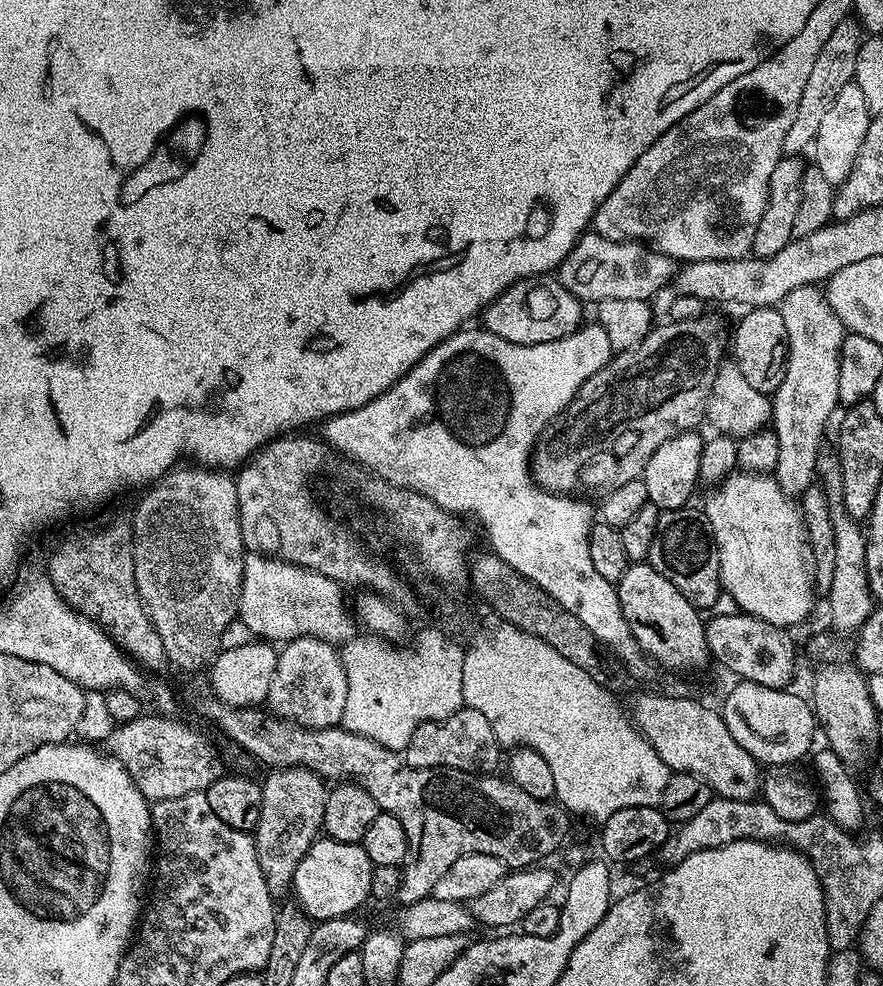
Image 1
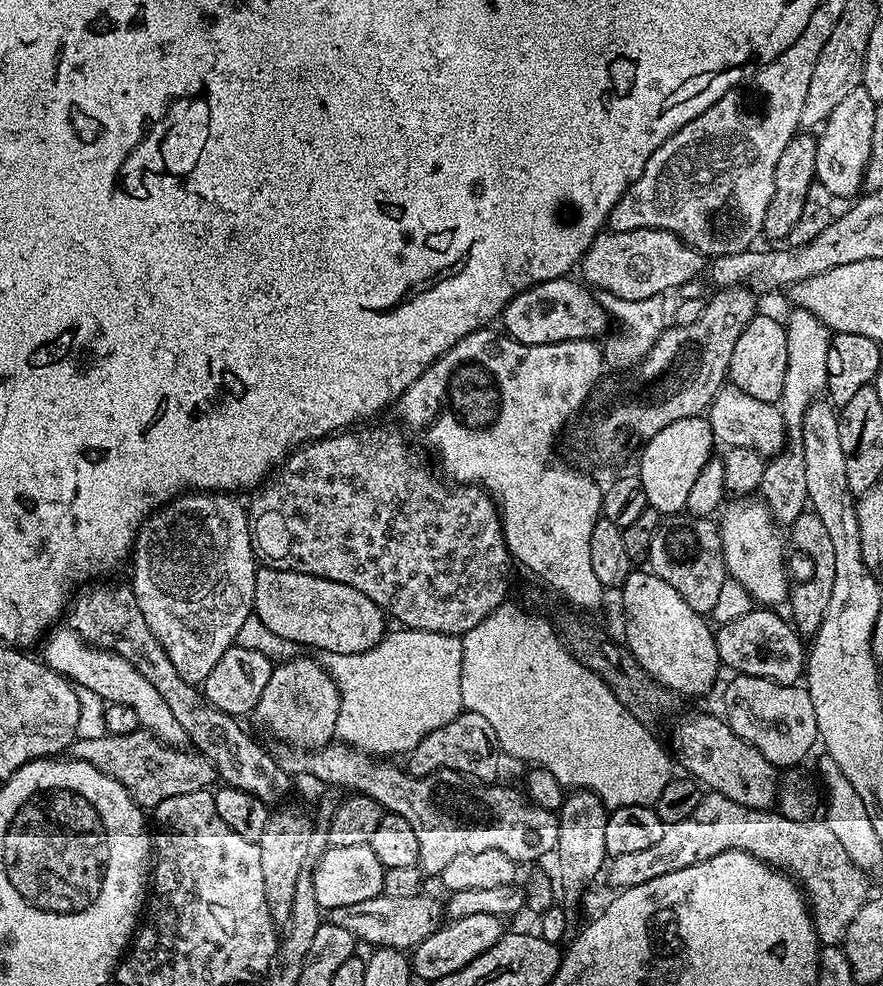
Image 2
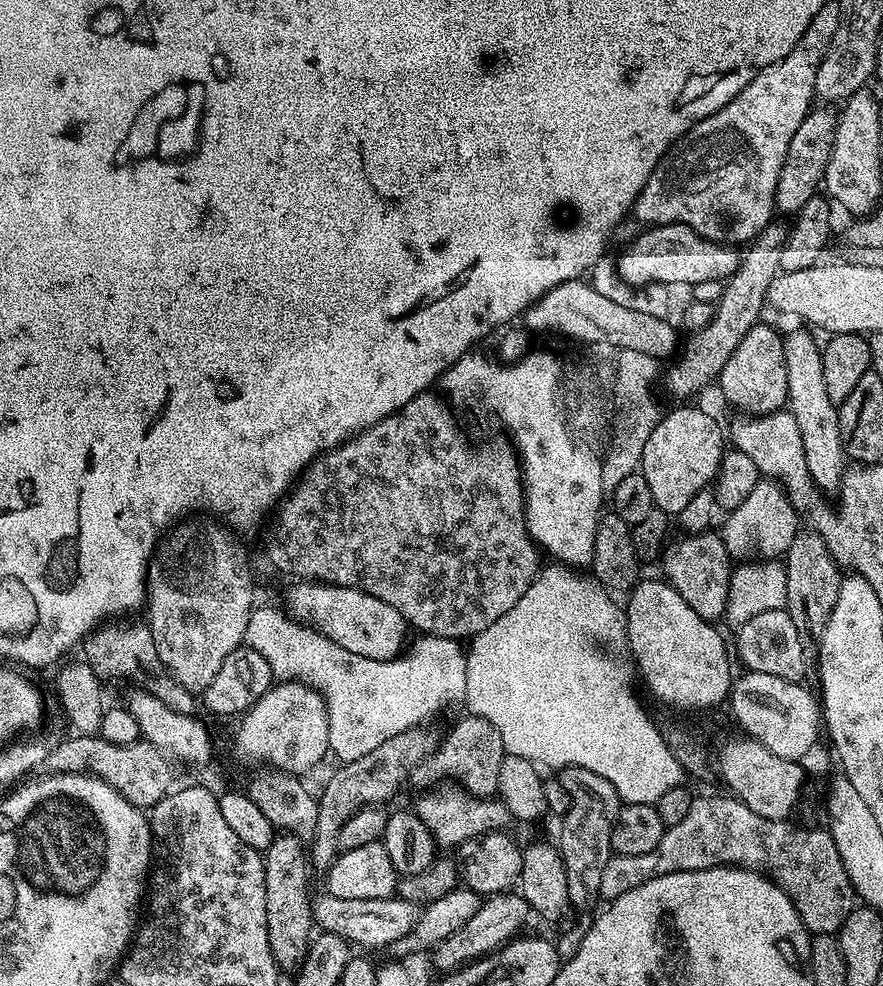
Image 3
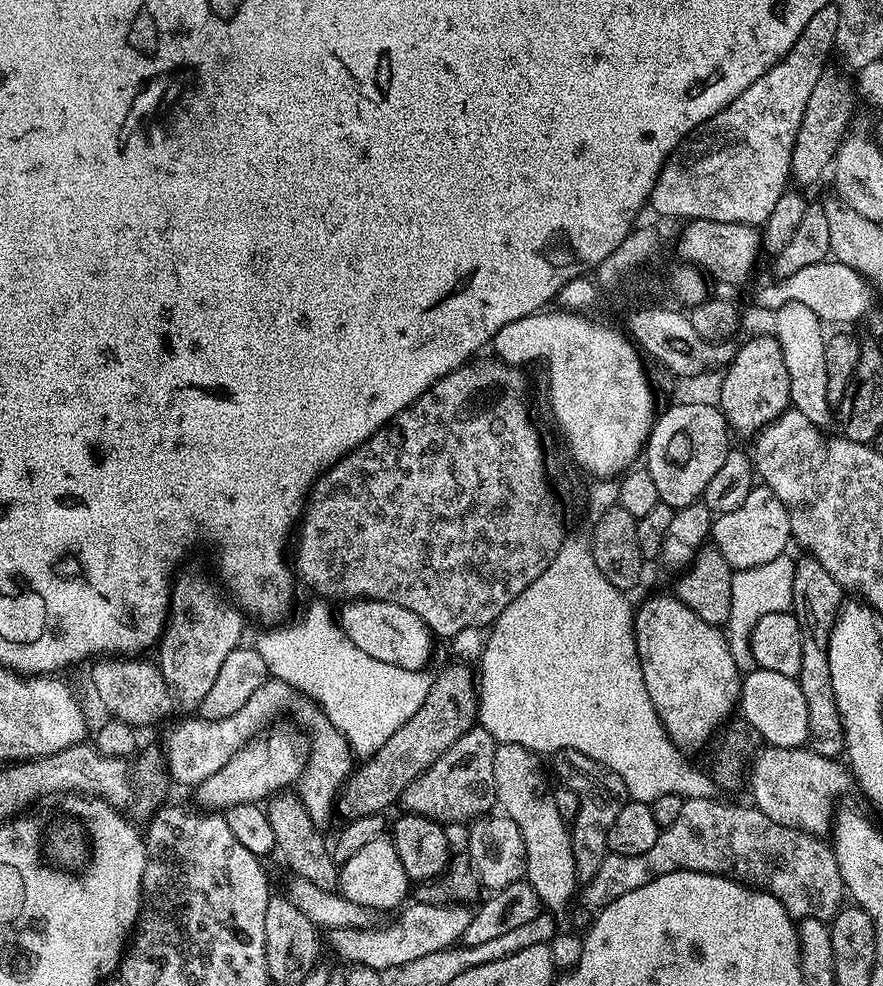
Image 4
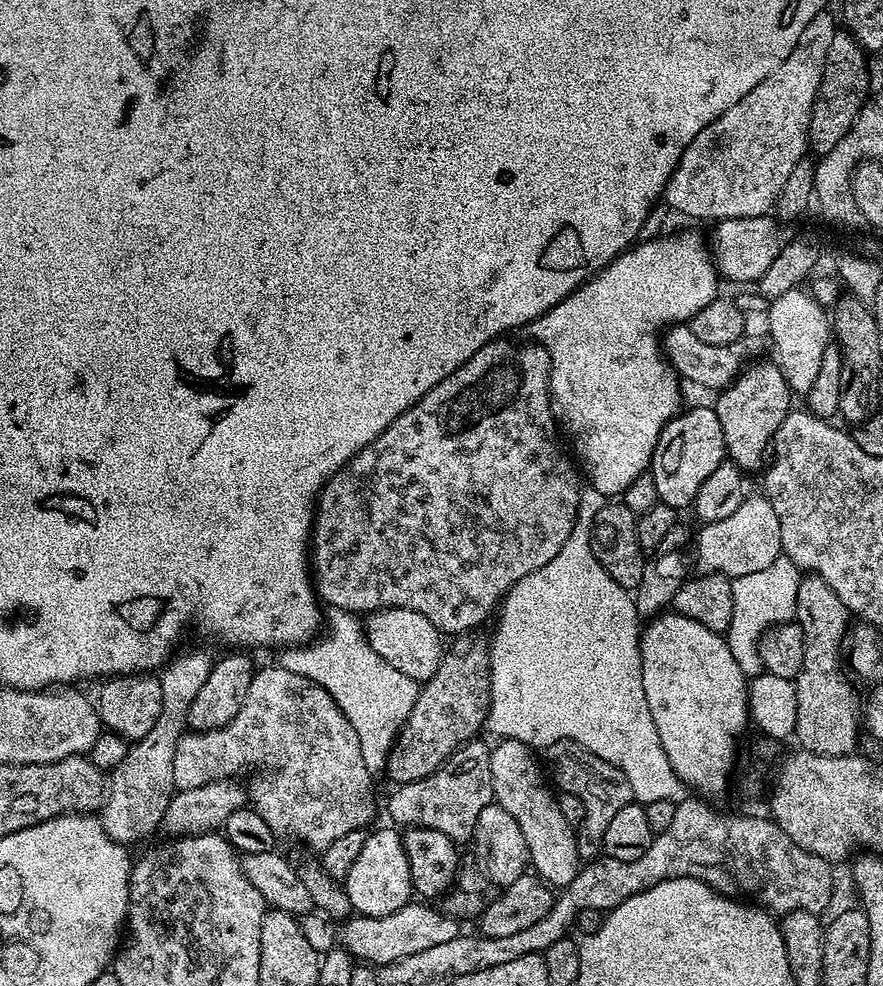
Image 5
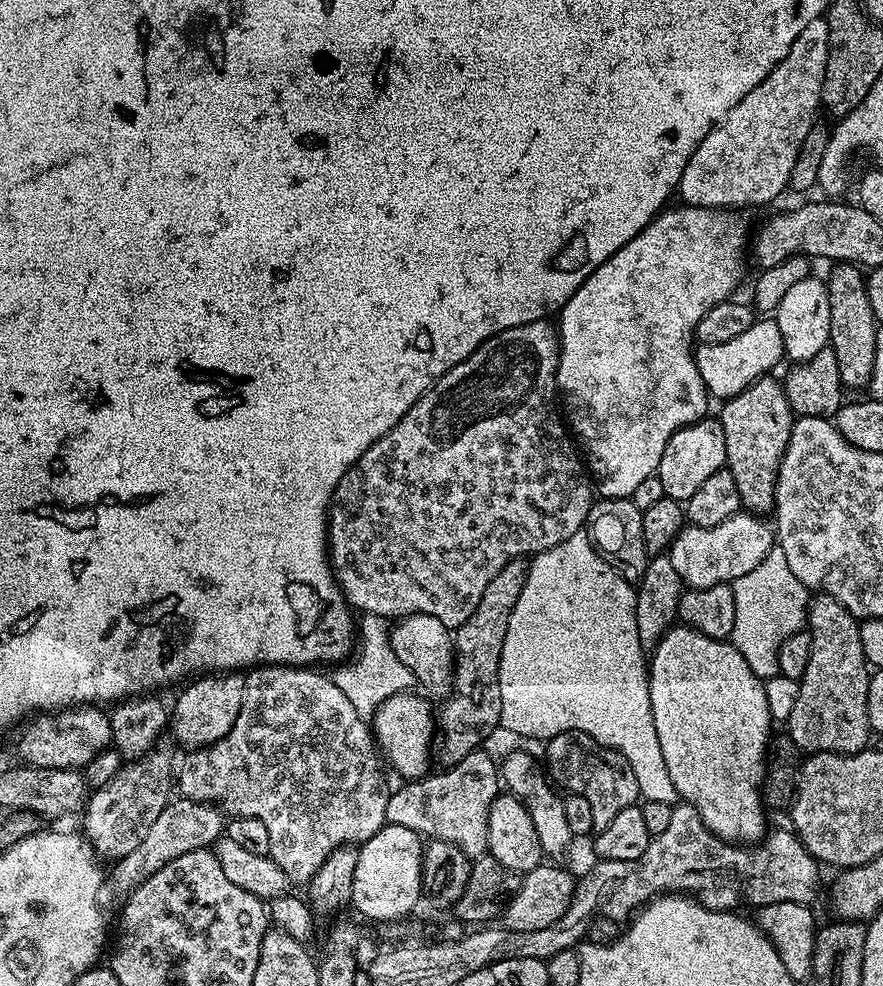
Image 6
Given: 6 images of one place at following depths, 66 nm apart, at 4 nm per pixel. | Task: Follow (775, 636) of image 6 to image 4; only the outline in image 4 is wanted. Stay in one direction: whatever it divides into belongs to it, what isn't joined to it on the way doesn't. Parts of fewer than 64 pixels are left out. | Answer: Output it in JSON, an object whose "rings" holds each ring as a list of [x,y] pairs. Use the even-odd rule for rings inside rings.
{"rings":[[[785,554],[774,558],[774,562],[766,562],[762,566],[753,568],[741,568],[732,573],[730,618],[726,625],[726,635],[730,654],[740,667],[741,673],[747,674],[756,668],[754,654],[750,650],[750,634],[754,630],[758,618],[766,618],[766,614],[787,612],[792,607],[796,560],[790,557],[791,555]]]}

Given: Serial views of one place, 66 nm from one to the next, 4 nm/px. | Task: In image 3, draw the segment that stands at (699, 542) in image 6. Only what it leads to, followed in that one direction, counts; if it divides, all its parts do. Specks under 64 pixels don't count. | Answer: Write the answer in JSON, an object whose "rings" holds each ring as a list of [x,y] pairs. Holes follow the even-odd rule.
{"rings":[[[761,478],[758,486],[750,490],[746,502],[731,509],[727,516],[728,521],[725,522],[724,528],[722,527],[722,535],[729,553],[736,558],[754,551],[756,547],[760,547],[764,558],[783,557],[794,542],[796,533],[802,528],[800,513],[792,505],[788,493],[772,478]]]}

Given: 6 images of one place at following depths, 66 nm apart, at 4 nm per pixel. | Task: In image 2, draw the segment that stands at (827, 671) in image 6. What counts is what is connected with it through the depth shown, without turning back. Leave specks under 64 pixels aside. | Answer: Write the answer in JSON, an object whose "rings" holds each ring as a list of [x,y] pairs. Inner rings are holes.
{"rings":[[[805,510],[799,518],[790,526],[790,544],[797,548],[806,559],[812,563],[812,569],[808,572],[808,577],[801,584],[793,583],[788,593],[786,601],[787,607],[792,607],[791,623],[794,625],[801,637],[811,638],[816,635],[816,631],[820,629],[822,618],[826,614],[826,605],[830,603],[830,593],[834,587],[834,545],[830,542],[830,534],[826,531],[826,525],[823,524],[822,518],[818,518],[815,512]]]}

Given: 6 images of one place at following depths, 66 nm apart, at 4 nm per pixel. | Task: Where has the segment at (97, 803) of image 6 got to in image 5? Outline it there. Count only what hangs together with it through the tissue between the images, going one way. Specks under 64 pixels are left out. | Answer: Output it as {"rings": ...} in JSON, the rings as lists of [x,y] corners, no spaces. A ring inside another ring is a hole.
{"rings":[[[184,652],[181,656],[180,653],[173,655],[172,659],[163,668],[159,669],[158,679],[162,686],[162,714],[158,714],[154,726],[150,726],[150,730],[144,733],[142,739],[135,741],[129,747],[126,758],[122,758],[120,765],[112,769],[102,811],[99,813],[100,821],[104,823],[104,829],[118,843],[132,846],[135,840],[146,839],[155,828],[159,829],[163,825],[166,806],[170,806],[173,796],[178,791],[174,782],[176,741],[181,740],[186,734],[190,702],[194,702],[194,697],[198,695],[198,690],[202,690],[206,678],[210,678],[213,663],[213,657],[208,657],[204,652]]]}

